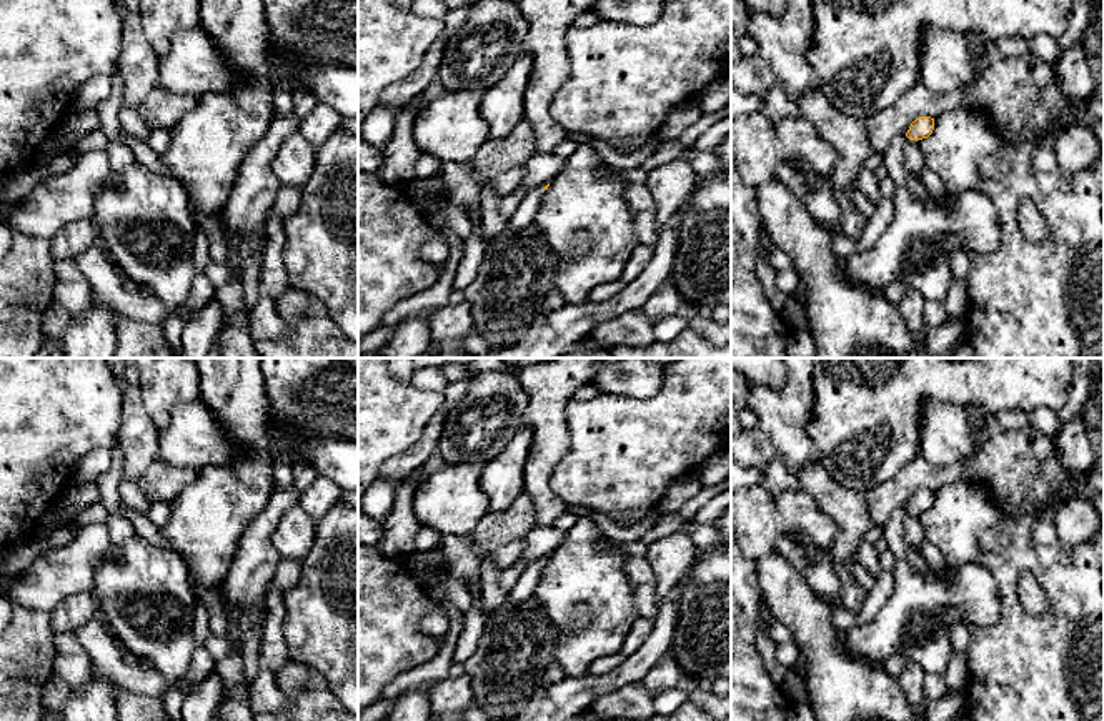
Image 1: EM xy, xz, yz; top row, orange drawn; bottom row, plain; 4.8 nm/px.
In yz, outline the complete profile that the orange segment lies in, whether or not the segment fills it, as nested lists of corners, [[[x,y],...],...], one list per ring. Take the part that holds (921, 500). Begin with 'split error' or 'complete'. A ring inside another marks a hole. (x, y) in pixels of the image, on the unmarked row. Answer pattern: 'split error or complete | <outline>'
complete | [[[919,490],[911,496],[906,510],[909,513],[916,513],[918,515],[918,513],[927,511],[932,506],[932,503],[934,503],[934,491]]]

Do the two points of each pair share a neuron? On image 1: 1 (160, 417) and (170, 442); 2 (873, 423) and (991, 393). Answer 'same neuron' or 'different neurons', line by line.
1: different neurons
2: same neuron

